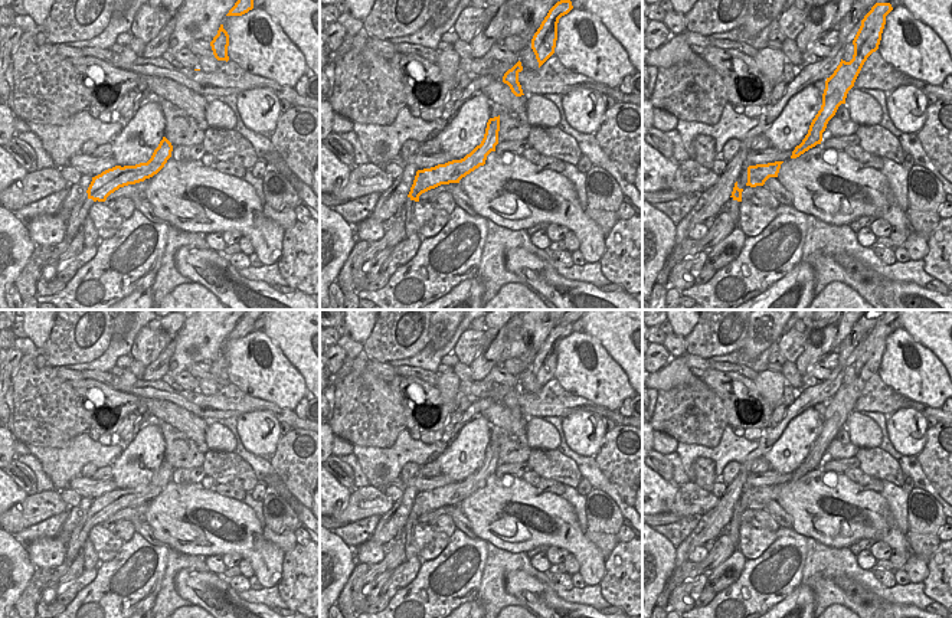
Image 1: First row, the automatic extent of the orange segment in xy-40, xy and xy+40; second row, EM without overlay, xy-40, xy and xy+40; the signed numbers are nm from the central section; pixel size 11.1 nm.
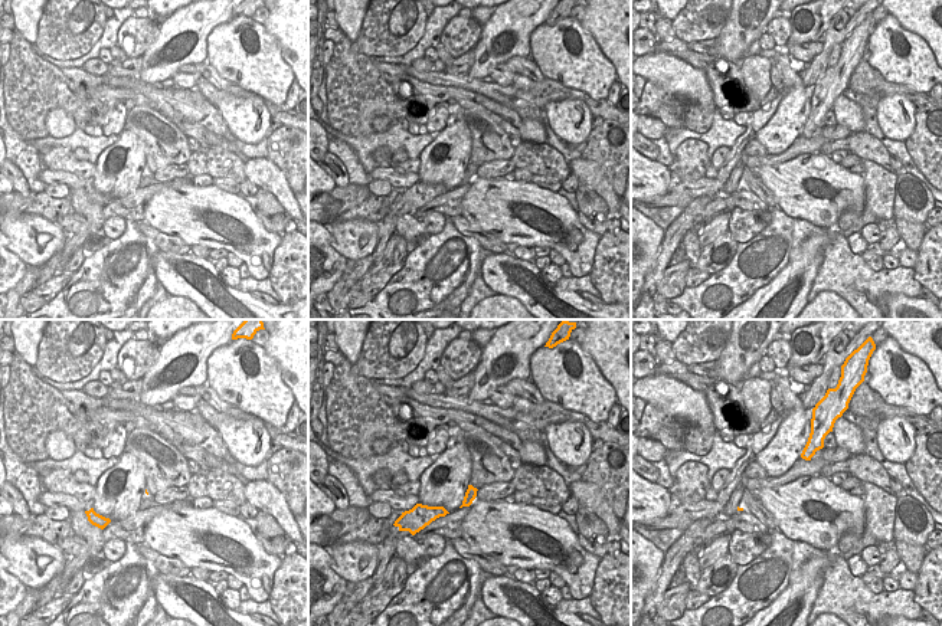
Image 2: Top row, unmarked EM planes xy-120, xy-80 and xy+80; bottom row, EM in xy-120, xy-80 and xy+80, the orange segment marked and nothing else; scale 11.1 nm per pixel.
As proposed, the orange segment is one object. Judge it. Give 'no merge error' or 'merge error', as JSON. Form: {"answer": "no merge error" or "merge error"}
{"answer": "no merge error"}

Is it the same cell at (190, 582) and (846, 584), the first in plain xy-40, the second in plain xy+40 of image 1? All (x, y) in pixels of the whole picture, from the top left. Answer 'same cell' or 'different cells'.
same cell

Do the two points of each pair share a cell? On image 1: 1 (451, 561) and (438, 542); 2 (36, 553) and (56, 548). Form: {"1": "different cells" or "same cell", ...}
{"1": "different cells", "2": "same cell"}

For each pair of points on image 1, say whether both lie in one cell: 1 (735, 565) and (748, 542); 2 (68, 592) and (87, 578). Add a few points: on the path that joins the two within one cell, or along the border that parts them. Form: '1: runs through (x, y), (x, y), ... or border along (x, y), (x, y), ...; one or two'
1: border along (738, 549), (746, 559); two
2: runs through (72, 588), (82, 581); one

